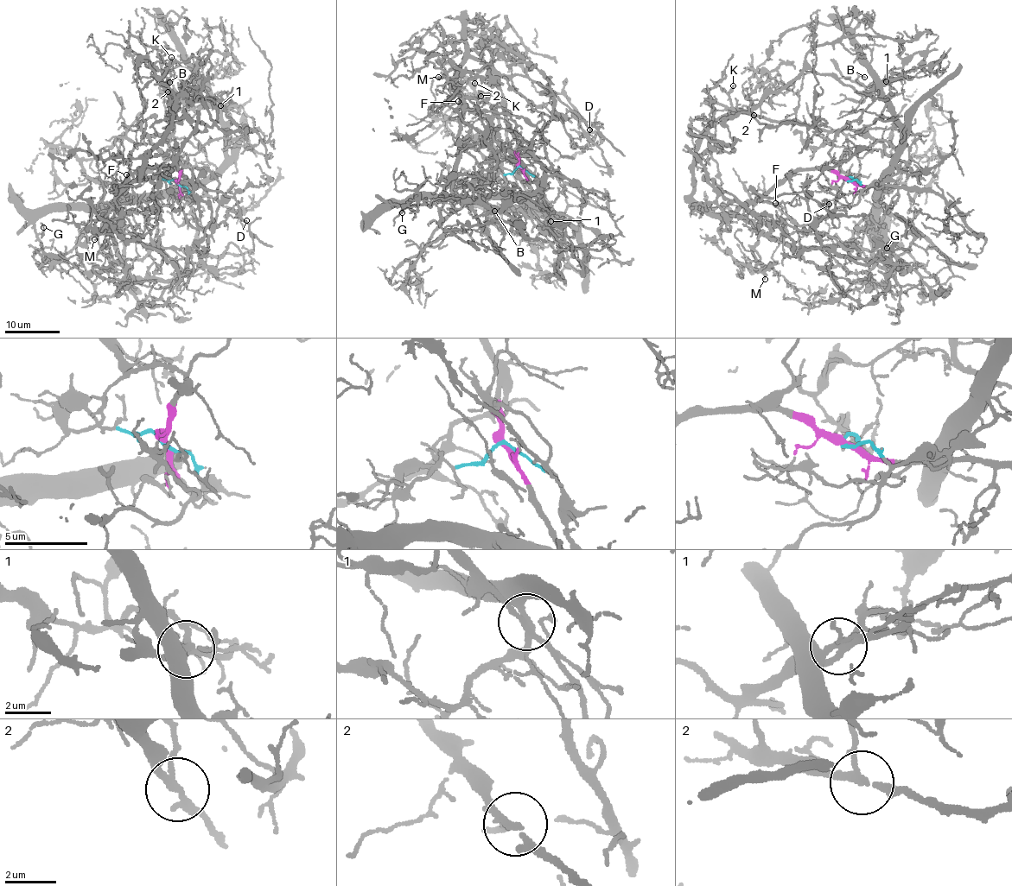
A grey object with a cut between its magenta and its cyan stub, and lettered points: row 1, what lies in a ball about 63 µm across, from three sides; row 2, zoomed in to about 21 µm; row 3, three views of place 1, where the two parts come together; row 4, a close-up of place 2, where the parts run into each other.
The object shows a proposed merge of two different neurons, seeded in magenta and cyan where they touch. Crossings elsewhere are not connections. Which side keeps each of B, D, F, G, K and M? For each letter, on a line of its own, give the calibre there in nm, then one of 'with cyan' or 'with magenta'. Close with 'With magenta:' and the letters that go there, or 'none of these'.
B: 110 nm | with cyan
D: 100 nm | with magenta
F: 110 nm | with magenta
G: 110 nm | with cyan
K: 280 nm | with cyan
M: 120 nm | with magenta
With magenta: D, F, M

